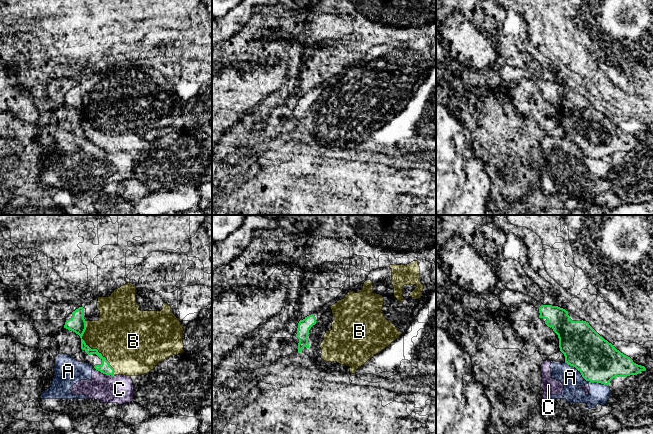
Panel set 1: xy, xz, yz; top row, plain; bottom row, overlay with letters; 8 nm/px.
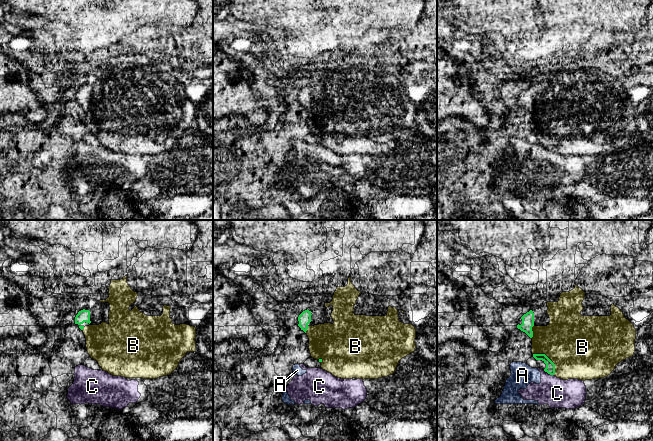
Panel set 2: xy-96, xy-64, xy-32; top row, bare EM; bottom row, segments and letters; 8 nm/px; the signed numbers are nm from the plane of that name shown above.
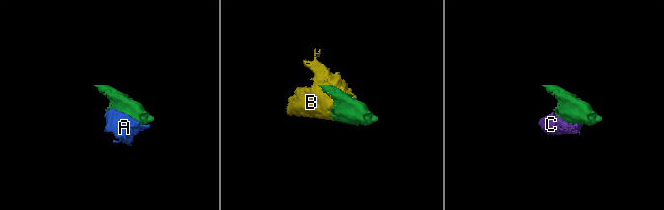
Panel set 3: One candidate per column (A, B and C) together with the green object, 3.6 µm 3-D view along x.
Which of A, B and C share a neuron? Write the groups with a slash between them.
A C / B

